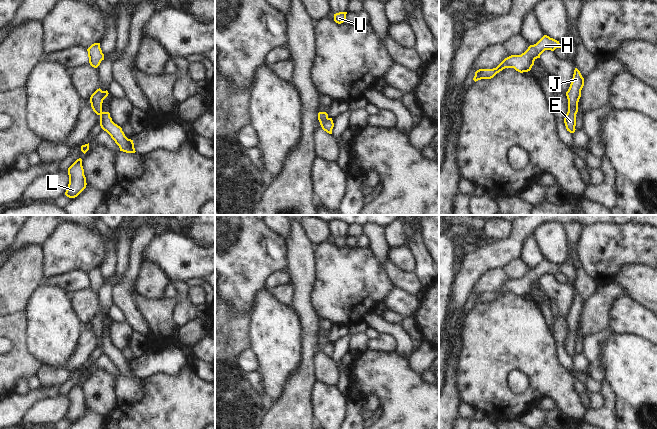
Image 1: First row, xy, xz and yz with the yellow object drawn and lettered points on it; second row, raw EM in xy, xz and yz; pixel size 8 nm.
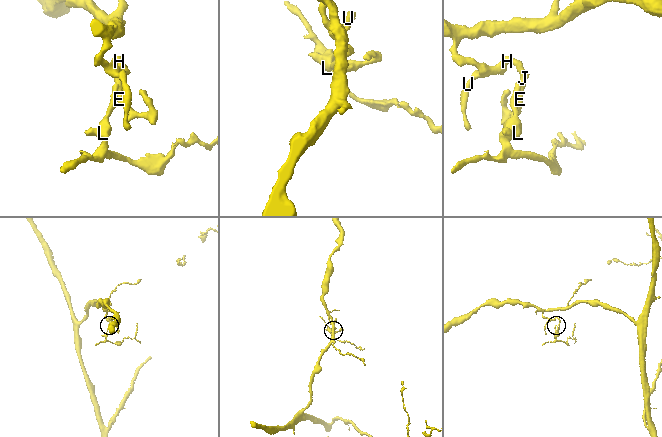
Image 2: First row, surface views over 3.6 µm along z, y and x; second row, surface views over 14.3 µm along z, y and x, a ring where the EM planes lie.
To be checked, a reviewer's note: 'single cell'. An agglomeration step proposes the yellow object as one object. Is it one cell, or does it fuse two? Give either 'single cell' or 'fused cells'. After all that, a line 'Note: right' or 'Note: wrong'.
fused cells
Note: wrong

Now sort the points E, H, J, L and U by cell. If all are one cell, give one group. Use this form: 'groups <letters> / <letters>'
groups E H J U / L

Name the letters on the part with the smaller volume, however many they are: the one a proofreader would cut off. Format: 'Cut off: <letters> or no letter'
Cut off: L

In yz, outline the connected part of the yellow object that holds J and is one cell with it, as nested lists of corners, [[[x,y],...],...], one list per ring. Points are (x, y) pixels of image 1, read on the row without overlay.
[[[575,292],[572,306],[566,320],[568,323],[568,336],[564,342],[564,347],[567,355],[570,357],[575,356],[576,350],[576,338],[578,336],[578,326],[581,321],[581,314],[584,310],[584,302],[582,301],[580,295]]]

